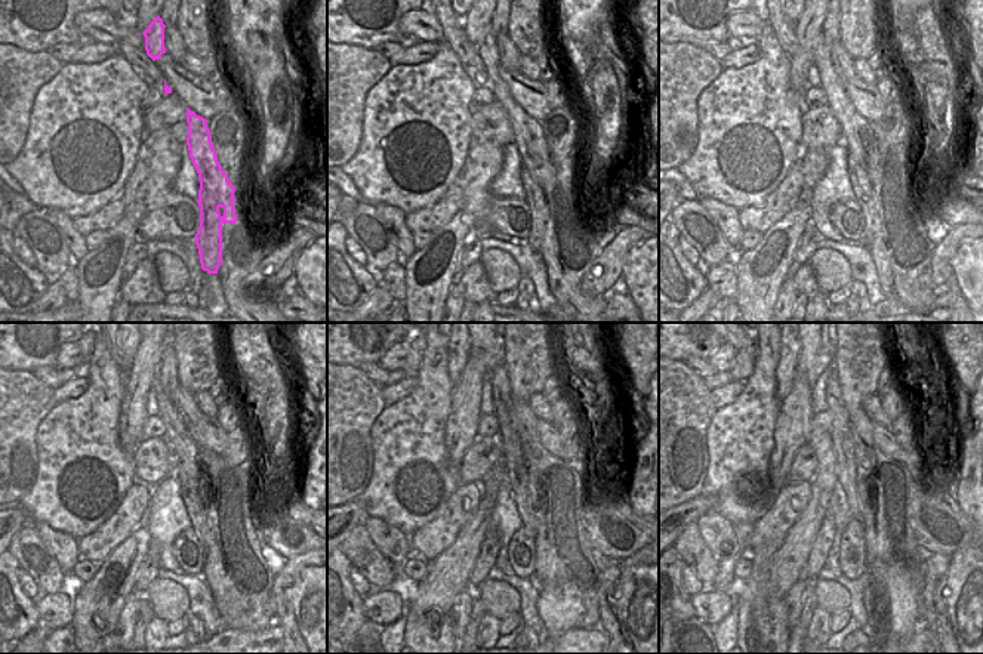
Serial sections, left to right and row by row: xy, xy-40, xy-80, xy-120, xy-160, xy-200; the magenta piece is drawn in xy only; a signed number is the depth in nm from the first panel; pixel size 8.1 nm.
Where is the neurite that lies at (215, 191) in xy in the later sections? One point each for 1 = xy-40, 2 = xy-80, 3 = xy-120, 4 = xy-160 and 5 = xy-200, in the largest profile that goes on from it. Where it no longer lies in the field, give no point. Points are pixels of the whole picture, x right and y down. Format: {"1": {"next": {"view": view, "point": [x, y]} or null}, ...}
{"1": {"next": {"view": "xy-40", "point": [538, 173]}}, "2": {"next": {"view": "xy-80", "point": [857, 133]}}, "3": {"next": {"view": "xy-120", "point": [187, 469]}}, "4": {"next": {"view": "xy-160", "point": [512, 460]}}, "5": {"next": {"view": "xy-200", "point": [840, 432]}}}

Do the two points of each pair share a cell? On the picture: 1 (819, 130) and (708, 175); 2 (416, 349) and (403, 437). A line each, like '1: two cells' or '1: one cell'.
1: two cells
2: two cells

